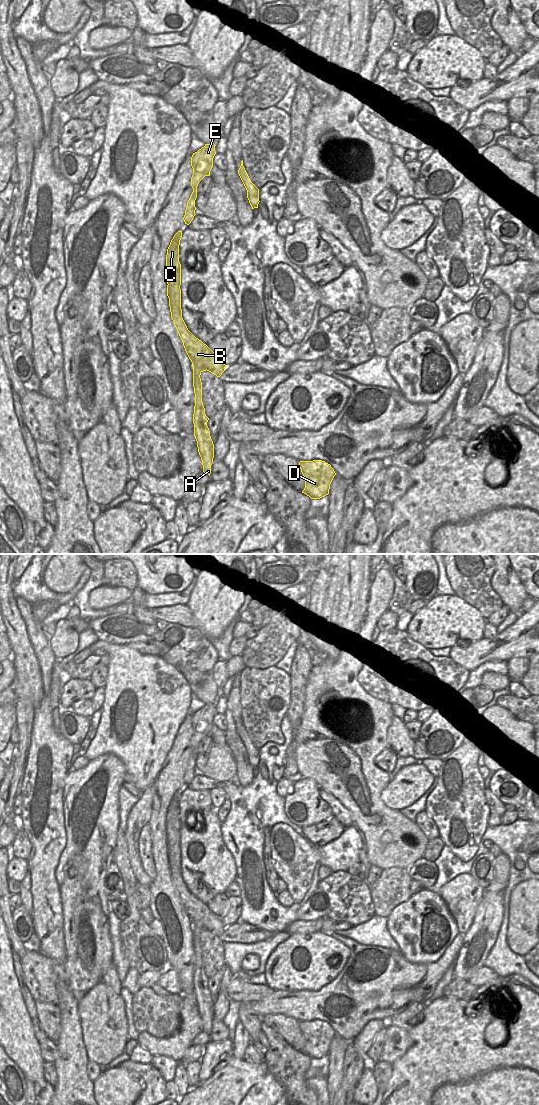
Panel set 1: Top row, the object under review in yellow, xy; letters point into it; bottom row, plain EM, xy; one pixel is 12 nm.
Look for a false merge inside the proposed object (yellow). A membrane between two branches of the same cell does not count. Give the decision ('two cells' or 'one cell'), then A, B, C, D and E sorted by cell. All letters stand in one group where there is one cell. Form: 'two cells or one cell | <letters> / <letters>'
two cells | A D E / B C

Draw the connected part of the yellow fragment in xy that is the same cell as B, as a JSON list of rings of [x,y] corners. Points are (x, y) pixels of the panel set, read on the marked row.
[[[178,231],[173,239],[170,242],[170,245],[167,249],[167,263],[166,263],[166,281],[169,283],[167,285],[167,296],[169,298],[169,306],[171,312],[171,318],[174,322],[174,325],[179,333],[179,336],[183,342],[183,346],[185,351],[191,360],[192,363],[202,363],[203,366],[207,369],[207,371],[212,374],[220,377],[222,373],[225,371],[227,365],[225,365],[221,358],[218,357],[206,344],[204,344],[201,340],[196,338],[187,328],[181,314],[181,264],[179,262],[179,245],[180,240],[182,238],[182,231]]]

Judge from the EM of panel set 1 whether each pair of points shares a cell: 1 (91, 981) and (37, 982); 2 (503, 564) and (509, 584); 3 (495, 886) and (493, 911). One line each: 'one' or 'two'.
1: one
2: one
3: two

